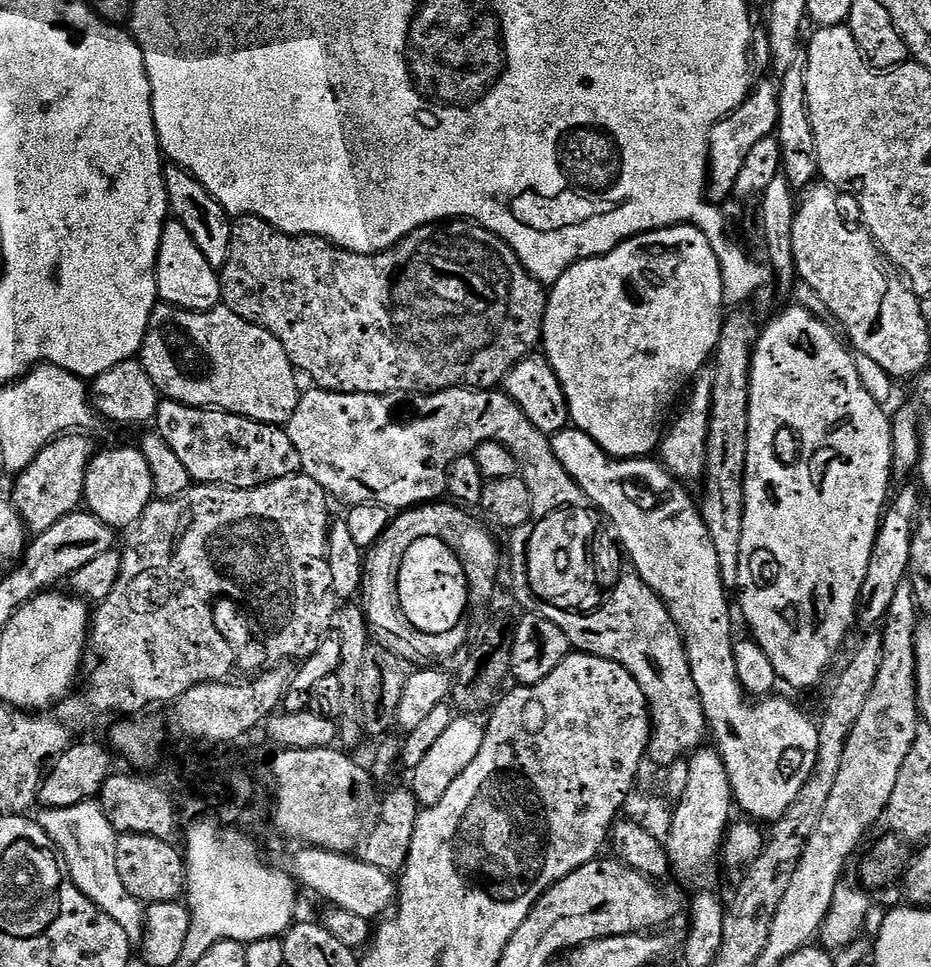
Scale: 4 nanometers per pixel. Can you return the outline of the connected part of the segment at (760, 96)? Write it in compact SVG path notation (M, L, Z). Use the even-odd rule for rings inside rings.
M764 80L751 89L750 95L726 117L719 120L708 135L708 174L706 195L709 201L721 202L736 191L738 174L742 174L742 162L746 154L754 150L754 142L773 135L778 122L778 88L775 83Z

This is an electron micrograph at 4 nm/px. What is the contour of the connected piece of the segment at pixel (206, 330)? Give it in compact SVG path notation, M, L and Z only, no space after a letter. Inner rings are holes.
M157 306L152 310L152 316L148 320L148 330L144 334L144 344L140 347L138 353L138 363L148 376L148 381L156 387L157 393L169 401L186 404L190 408L210 408L222 412L229 412L235 416L241 416L247 420L256 420L259 424L274 424L277 426L285 423L286 417L290 412L290 400L284 397L284 372L280 369L280 364L276 361L277 353L268 349L268 344L273 343L272 335L265 332L257 324L246 322L238 318L231 310L223 306L217 306L208 312L185 312L183 308L174 308L171 306Z

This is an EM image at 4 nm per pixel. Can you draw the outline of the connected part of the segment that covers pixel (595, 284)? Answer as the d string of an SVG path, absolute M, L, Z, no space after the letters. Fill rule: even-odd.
M676 224L672 228L643 232L641 236L631 236L629 240L624 240L617 248L610 250L604 256L595 256L589 260L580 260L576 264L571 264L556 279L556 283L551 285L547 293L539 341L542 348L544 346L543 359L547 360L564 392L564 403L571 423L584 432L601 451L613 458L631 460L655 453L662 439L662 429L669 419L668 411L675 406L680 391L695 378L699 370L701 373L708 361L712 359L712 353L716 351L715 346L712 345L712 335L720 334L722 313L725 311L724 299L726 300L724 283L714 250L706 234L702 234L702 230L698 230L692 224Z

